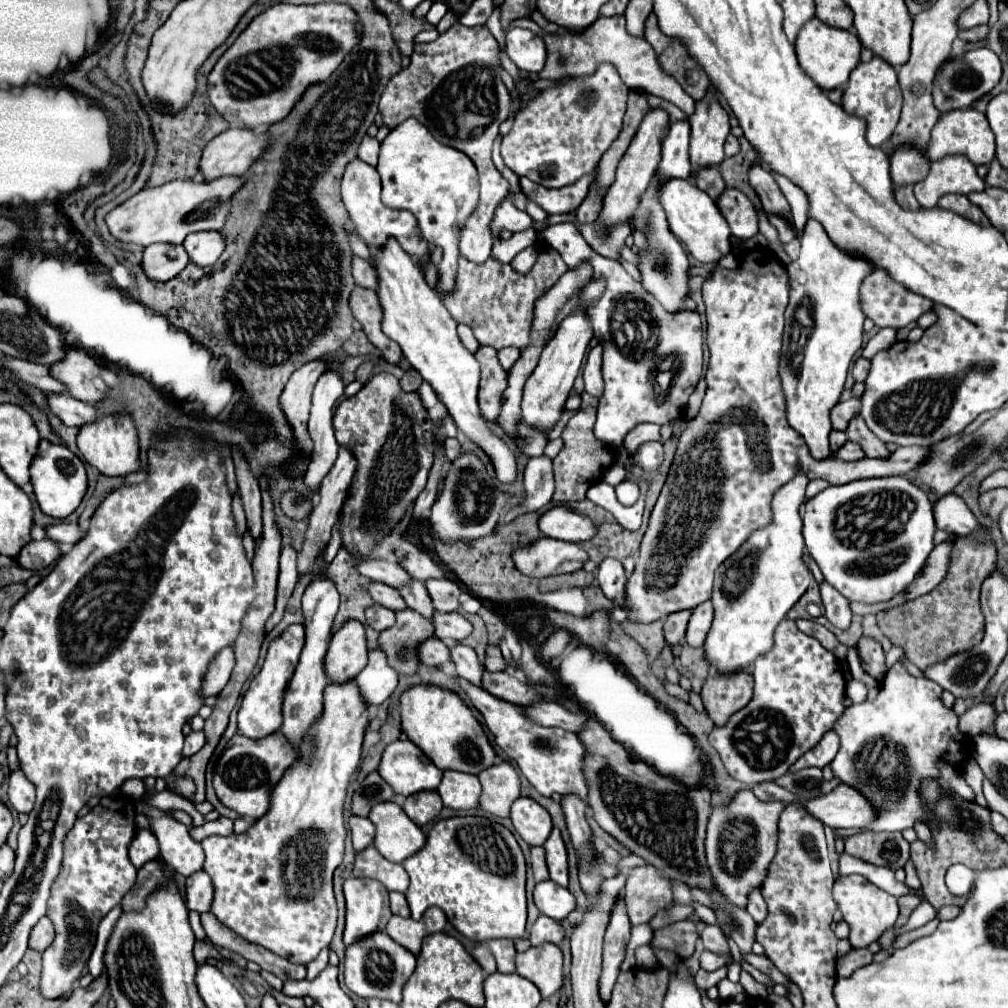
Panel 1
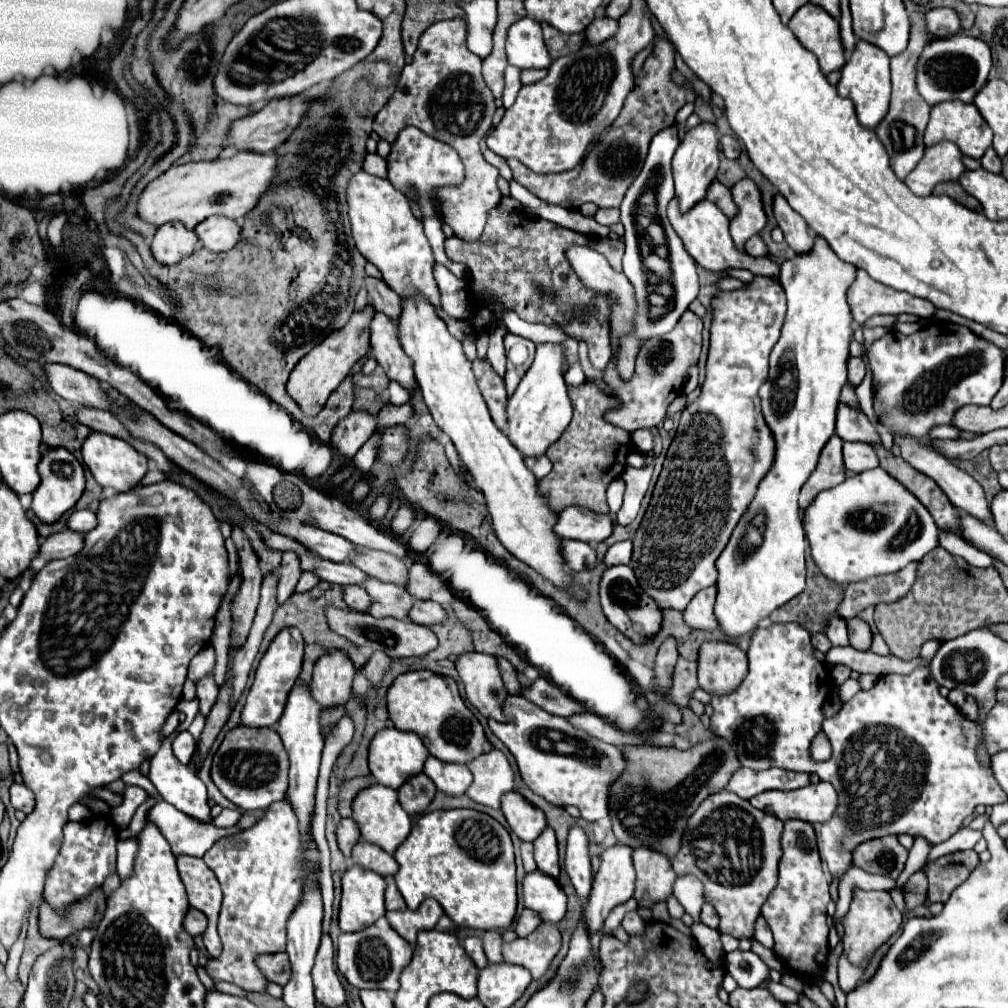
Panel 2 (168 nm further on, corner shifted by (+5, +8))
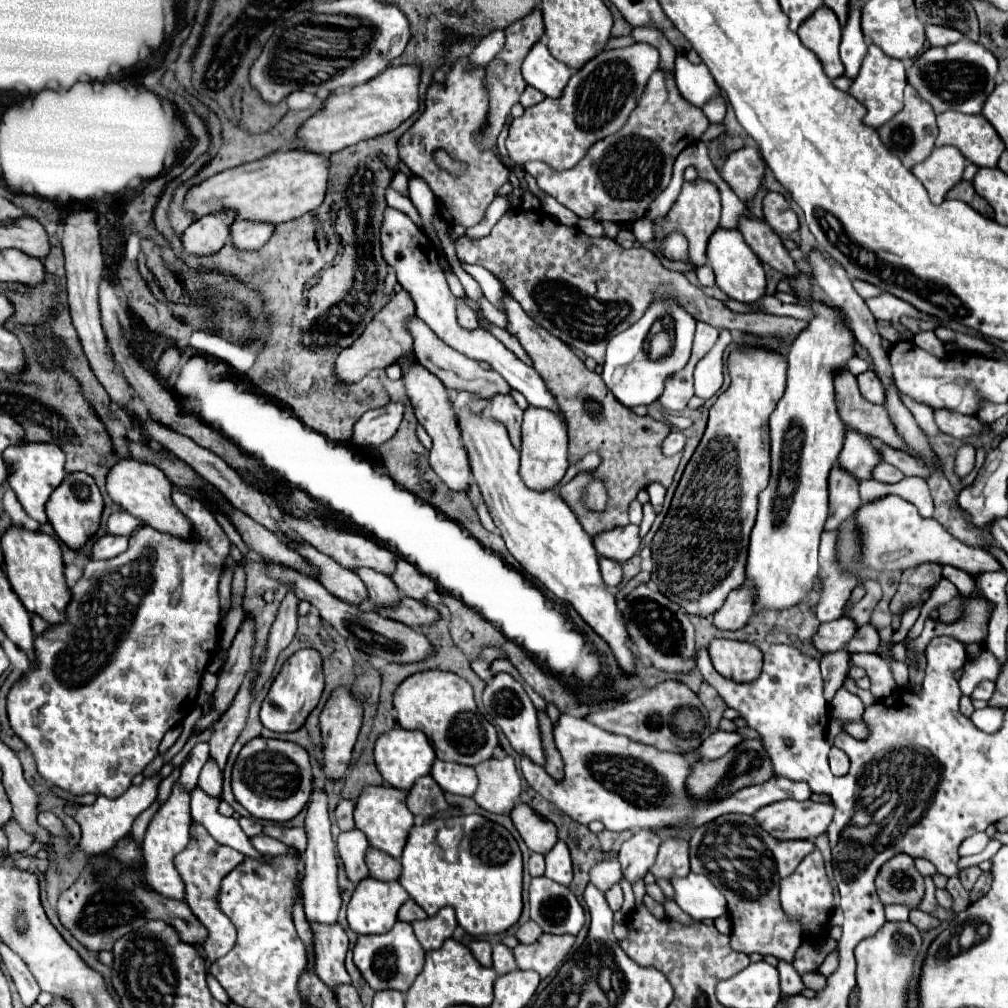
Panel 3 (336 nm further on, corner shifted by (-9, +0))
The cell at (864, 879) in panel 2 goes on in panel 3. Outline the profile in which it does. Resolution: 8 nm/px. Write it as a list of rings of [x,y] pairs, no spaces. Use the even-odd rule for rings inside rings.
[[[835,949],[824,960],[824,962],[818,968],[818,972],[824,977],[830,976],[834,970],[838,967],[838,951]]]

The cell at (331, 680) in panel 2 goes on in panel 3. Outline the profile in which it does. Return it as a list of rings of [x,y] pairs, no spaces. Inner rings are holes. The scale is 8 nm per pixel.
[[[338,688],[330,700],[326,702],[320,714],[320,730],[322,730],[322,750],[324,750],[324,774],[328,780],[336,782],[344,778],[344,772],[352,758],[352,748],[356,744],[356,736],[362,724],[362,706],[354,700],[354,694],[346,688]]]

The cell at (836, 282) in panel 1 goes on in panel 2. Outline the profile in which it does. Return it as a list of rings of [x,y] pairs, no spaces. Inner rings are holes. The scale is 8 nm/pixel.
[[[814,236],[814,246],[804,252],[796,254],[792,260],[782,262],[780,266],[780,284],[788,298],[788,312],[782,326],[780,340],[772,348],[770,354],[770,378],[760,388],[762,398],[762,412],[764,418],[776,438],[776,458],[772,470],[764,476],[758,486],[756,498],[740,518],[738,526],[732,532],[730,542],[726,544],[724,552],[716,560],[718,570],[718,596],[714,614],[718,620],[720,630],[728,638],[740,638],[758,628],[758,624],[770,616],[776,608],[792,600],[804,590],[804,552],[806,552],[806,538],[804,530],[800,528],[800,506],[798,506],[798,492],[802,484],[808,480],[812,470],[816,468],[820,450],[834,434],[836,422],[836,406],[840,400],[840,392],[846,380],[846,362],[848,362],[848,346],[852,342],[852,312],[846,304],[846,290],[854,282],[856,268],[848,262],[838,260],[838,256],[828,248],[826,240]]]

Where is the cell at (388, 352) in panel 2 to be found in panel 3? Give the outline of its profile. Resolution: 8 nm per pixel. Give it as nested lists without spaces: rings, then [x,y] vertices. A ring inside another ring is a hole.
[[[412,356],[402,358],[398,364],[404,370],[402,382],[406,386],[410,402],[416,408],[416,418],[434,442],[432,450],[430,450],[430,468],[442,478],[442,482],[450,490],[468,492],[470,482],[472,482],[472,470],[470,470],[470,462],[468,462],[468,452],[462,444],[462,436],[460,436],[460,428],[458,428],[458,416],[456,416],[454,406],[450,402],[450,392],[434,374],[430,374],[426,368],[422,368],[418,362],[414,362]]]

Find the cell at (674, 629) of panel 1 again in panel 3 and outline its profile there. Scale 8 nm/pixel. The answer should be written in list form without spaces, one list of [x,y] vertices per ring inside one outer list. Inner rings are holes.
[[[674,680],[658,684],[656,688],[648,690],[644,696],[638,696],[636,700],[628,704],[618,704],[616,710],[590,714],[586,716],[586,720],[608,732],[628,736],[636,742],[650,744],[658,750],[690,754],[694,760],[700,760],[700,756],[696,754],[696,748],[712,734],[712,728],[708,722],[708,710],[700,702],[700,698],[688,686]]]

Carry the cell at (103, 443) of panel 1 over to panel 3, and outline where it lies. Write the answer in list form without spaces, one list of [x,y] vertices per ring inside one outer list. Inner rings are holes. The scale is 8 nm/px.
[[[122,458],[116,462],[116,466],[110,470],[106,480],[106,490],[114,502],[118,502],[126,512],[132,516],[140,516],[146,526],[152,526],[158,532],[172,534],[182,540],[190,540],[194,536],[194,528],[186,516],[174,506],[170,494],[172,494],[172,482],[166,478],[166,474],[154,466],[154,464],[142,464],[132,458]]]

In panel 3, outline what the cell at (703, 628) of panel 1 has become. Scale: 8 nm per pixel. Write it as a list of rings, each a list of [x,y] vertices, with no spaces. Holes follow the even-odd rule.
[[[744,582],[740,588],[732,590],[724,606],[712,616],[712,622],[720,630],[738,630],[754,614],[754,588],[750,582]]]

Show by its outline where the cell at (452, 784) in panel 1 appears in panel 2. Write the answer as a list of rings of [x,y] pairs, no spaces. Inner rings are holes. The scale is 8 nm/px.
[[[430,756],[424,764],[424,774],[436,784],[436,788],[448,796],[464,796],[472,784],[472,772],[462,764],[448,764]]]

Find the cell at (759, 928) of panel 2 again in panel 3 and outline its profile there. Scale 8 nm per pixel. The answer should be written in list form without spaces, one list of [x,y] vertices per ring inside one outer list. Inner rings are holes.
[[[780,962],[778,972],[780,972],[780,998],[792,998],[792,996],[802,994],[804,984],[802,984],[800,974],[792,968],[792,964]]]

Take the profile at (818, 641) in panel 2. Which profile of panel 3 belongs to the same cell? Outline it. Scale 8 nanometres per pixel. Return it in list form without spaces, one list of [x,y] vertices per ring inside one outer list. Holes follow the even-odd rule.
[[[846,650],[830,652],[822,656],[820,668],[822,668],[822,678],[824,678],[824,698],[826,702],[832,702],[836,690],[844,684],[844,678],[848,674],[850,654]]]

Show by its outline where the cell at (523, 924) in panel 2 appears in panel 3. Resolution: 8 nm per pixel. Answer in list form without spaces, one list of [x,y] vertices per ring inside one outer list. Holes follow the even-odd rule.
[[[528,920],[526,924],[522,924],[522,926],[516,930],[516,938],[518,938],[518,942],[522,942],[522,944],[530,944],[530,942],[538,940],[540,934],[542,934],[542,930],[540,930],[538,924],[534,924],[532,920]]]

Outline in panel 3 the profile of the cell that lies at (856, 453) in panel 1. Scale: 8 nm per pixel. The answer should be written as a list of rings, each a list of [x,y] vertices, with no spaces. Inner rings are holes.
[[[878,464],[878,468],[874,468],[874,480],[878,482],[886,482],[886,484],[894,484],[900,482],[904,478],[902,472],[898,472],[898,468],[890,466],[890,464]]]

